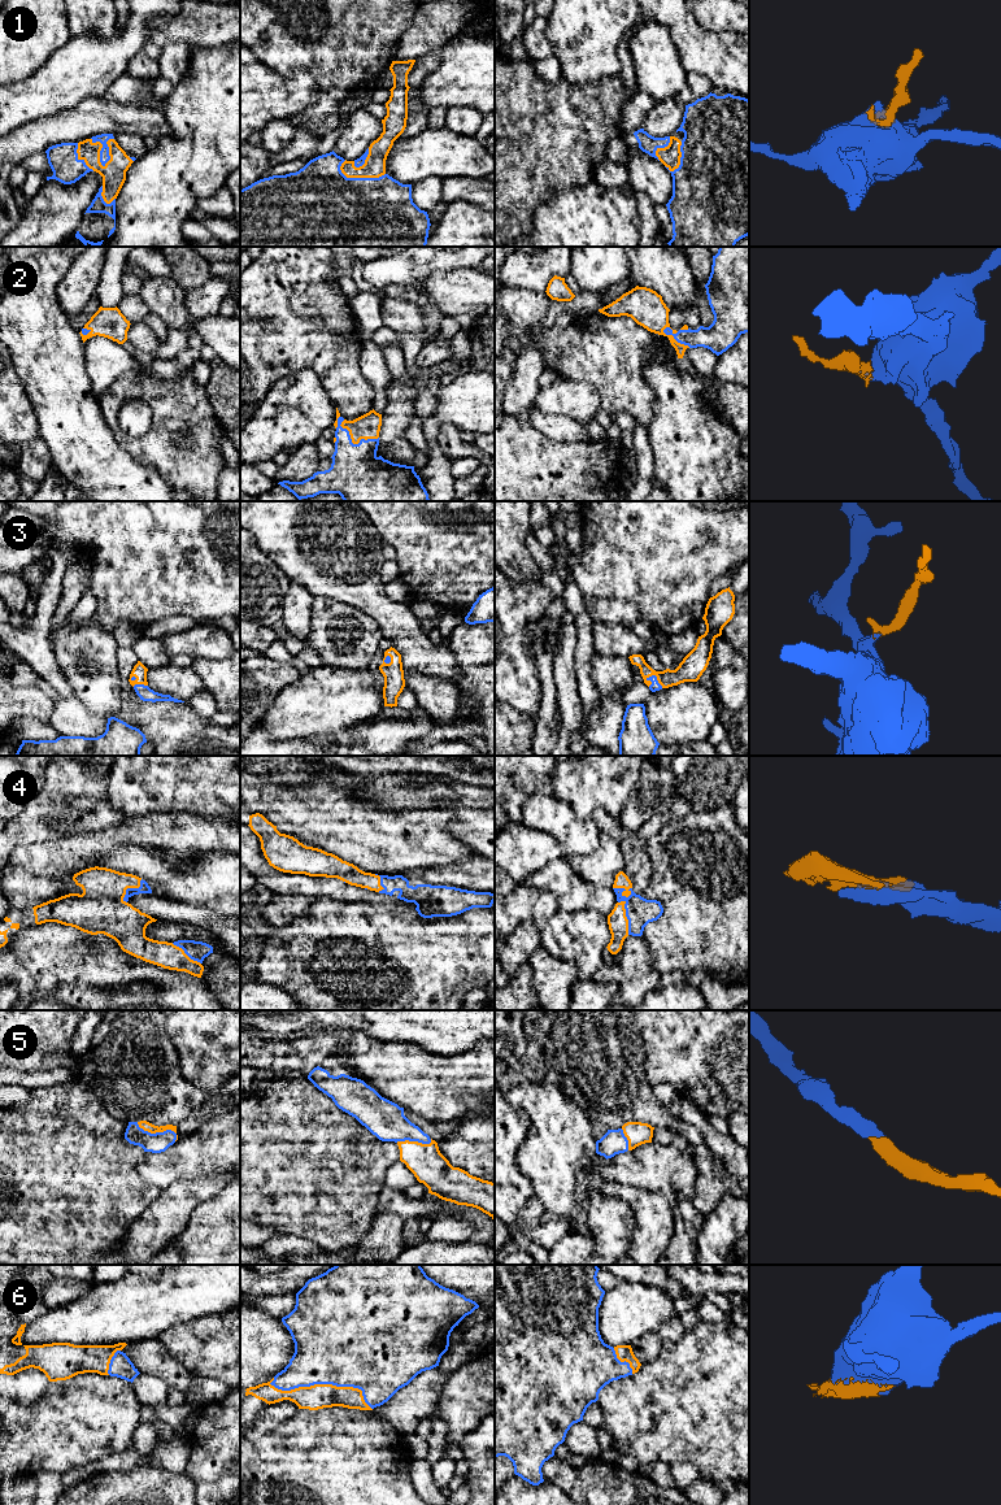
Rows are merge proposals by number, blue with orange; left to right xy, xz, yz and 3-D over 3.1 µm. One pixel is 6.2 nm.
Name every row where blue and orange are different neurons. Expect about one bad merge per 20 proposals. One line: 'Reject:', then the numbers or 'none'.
Reject: none

